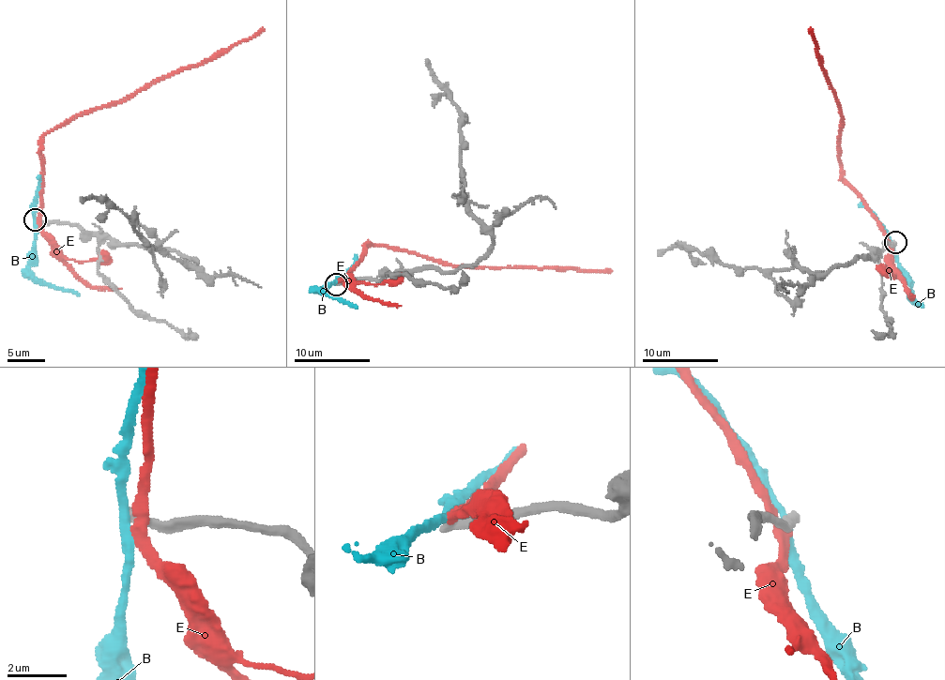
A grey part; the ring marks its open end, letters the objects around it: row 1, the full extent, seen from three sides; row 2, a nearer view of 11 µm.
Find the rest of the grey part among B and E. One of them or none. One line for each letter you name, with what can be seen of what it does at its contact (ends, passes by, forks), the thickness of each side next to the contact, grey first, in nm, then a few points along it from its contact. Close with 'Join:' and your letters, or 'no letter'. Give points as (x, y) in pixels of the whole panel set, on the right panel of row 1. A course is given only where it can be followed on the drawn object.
Join: no letter

